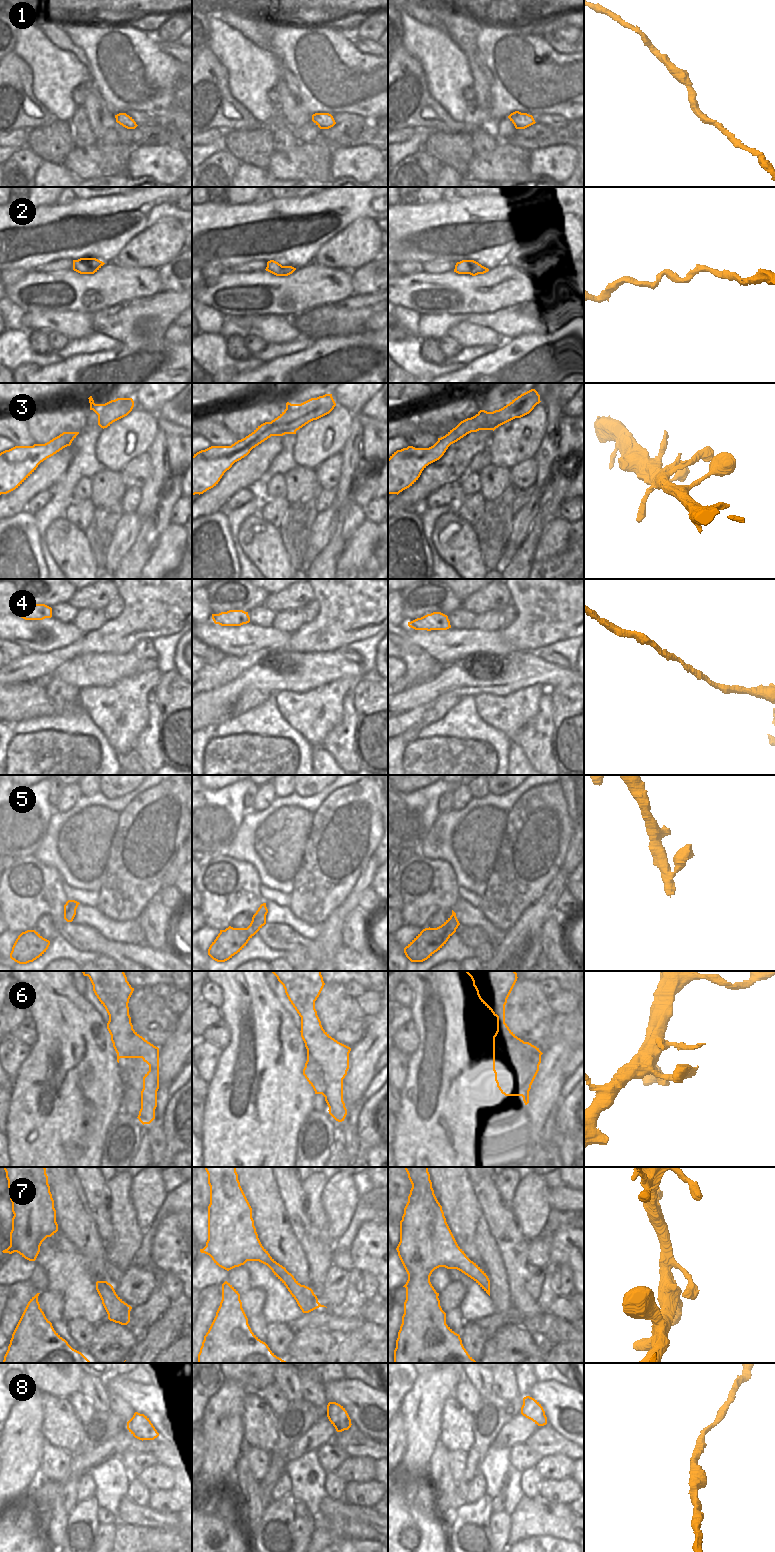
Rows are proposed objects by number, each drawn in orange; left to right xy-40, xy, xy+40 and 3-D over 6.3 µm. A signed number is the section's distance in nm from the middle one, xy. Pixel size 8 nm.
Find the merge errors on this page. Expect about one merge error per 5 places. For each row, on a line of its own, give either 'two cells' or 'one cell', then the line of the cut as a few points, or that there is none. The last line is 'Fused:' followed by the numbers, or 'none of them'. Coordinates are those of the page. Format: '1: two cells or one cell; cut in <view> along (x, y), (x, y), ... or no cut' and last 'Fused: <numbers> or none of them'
1: one cell; no cut
2: one cell; no cut
3: one cell; no cut
4: one cell; no cut
5: one cell; no cut
6: one cell; no cut
7: one cell; no cut
8: one cell; no cut
Fused: none of them

